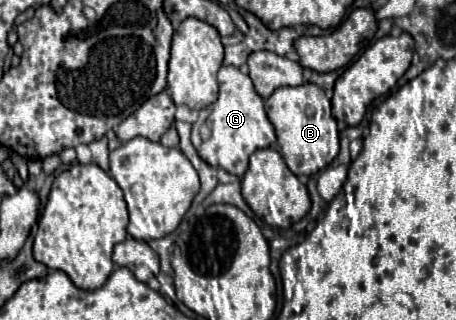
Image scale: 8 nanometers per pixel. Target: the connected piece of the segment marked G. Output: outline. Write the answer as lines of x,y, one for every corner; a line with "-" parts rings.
221,66
217,80
219,80
219,98
215,104
209,106
209,109
199,112
198,120
193,124
191,142
197,154
205,162
209,162
209,166
219,166
229,174
243,178
249,166
249,156
255,150
269,148
271,144
275,144
277,136
273,124
265,114
263,100
255,92
253,82
245,72
241,72
235,66

